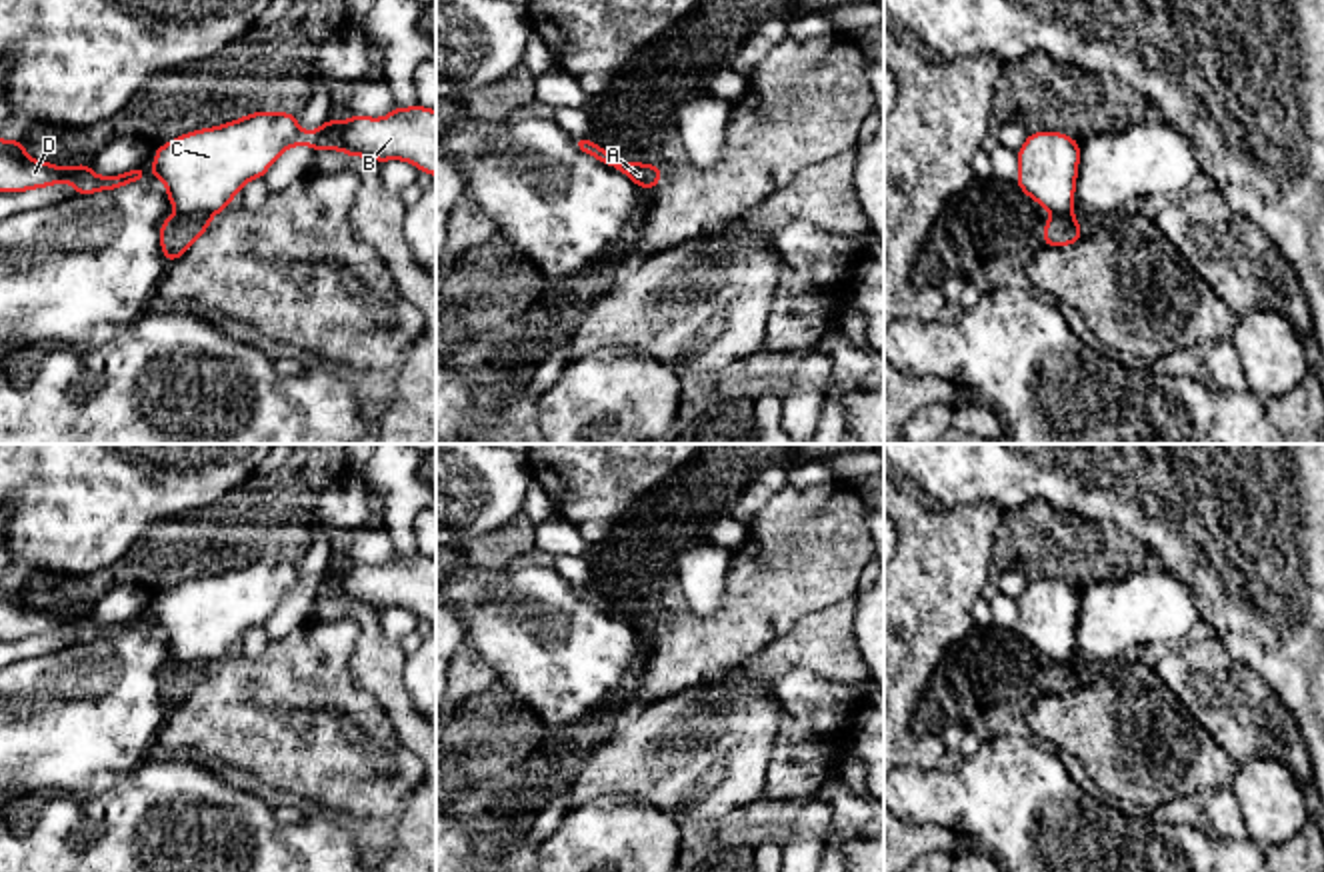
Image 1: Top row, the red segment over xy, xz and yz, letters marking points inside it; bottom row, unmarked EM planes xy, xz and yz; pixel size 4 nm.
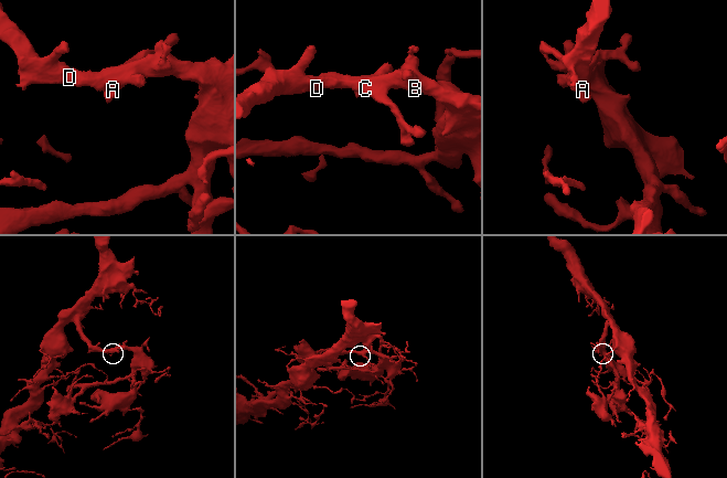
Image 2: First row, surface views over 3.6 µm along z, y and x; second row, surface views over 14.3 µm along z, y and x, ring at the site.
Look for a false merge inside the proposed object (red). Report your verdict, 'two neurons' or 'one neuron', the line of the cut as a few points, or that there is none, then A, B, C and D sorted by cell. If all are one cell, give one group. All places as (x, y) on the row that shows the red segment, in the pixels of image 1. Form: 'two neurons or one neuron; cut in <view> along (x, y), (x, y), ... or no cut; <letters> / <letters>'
two neurons; cut in xy along (178, 210), (206, 212), (210, 216); A / B C D

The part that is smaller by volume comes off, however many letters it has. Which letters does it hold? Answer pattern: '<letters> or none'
A

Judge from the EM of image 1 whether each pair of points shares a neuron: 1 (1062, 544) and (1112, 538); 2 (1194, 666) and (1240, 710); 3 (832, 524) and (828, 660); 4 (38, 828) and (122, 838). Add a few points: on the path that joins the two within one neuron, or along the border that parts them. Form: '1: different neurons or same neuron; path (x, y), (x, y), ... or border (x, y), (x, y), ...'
1: same neuron; path (1074, 544), (1100, 544)
2: same neuron; path (1206, 678), (1228, 700)
3: different neurons; border (850, 598), (806, 612), (790, 630)
4: same neuron; path (58, 820), (102, 822)

